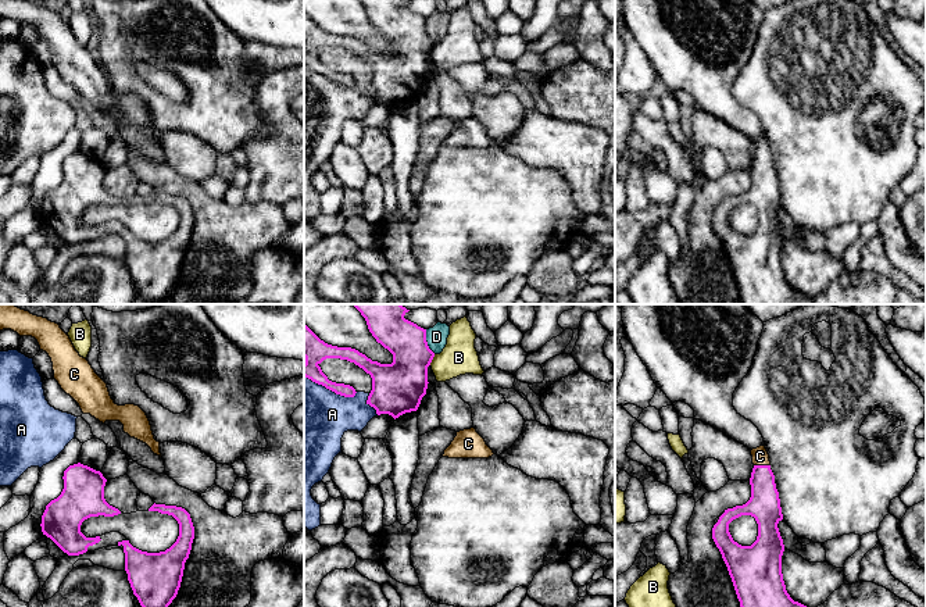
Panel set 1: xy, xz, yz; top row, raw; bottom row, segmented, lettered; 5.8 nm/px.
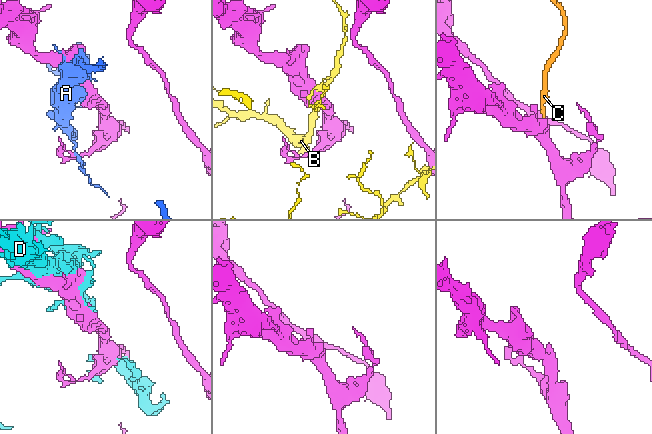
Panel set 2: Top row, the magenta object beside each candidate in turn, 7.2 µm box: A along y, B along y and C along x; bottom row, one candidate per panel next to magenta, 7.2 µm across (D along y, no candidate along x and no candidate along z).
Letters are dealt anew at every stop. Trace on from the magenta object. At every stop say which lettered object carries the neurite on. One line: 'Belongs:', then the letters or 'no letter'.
Belongs: C

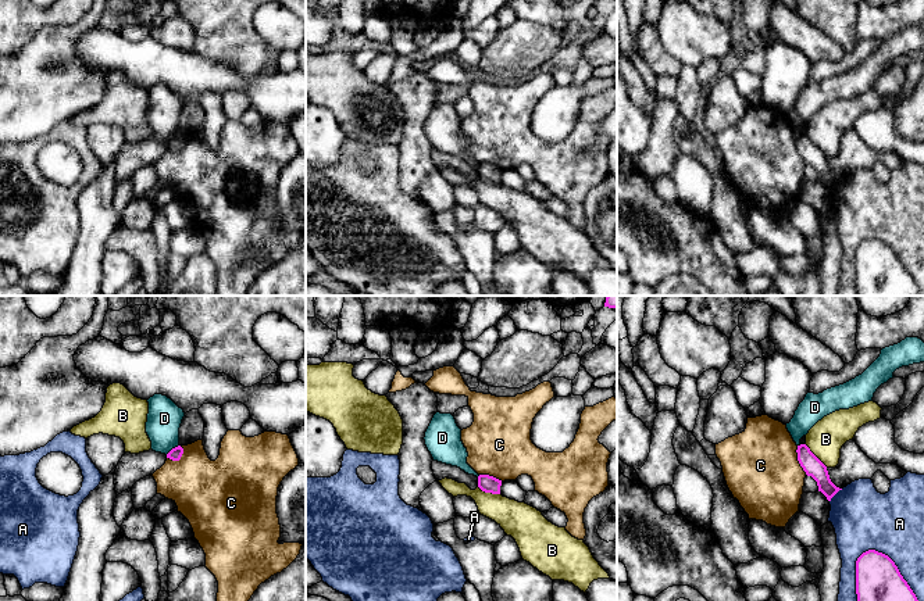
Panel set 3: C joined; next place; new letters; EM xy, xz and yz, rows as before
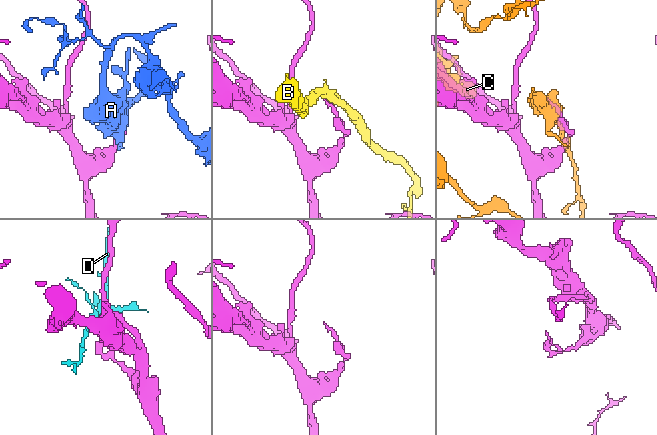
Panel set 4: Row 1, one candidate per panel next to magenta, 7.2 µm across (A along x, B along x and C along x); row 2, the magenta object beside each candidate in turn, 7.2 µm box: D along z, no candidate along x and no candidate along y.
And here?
Belongs: no letter

